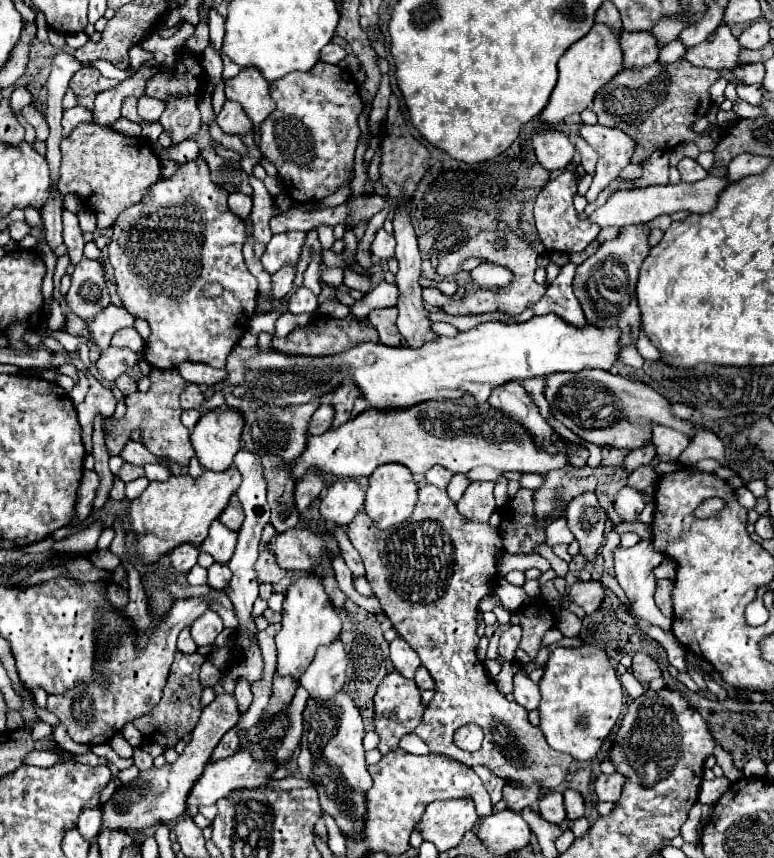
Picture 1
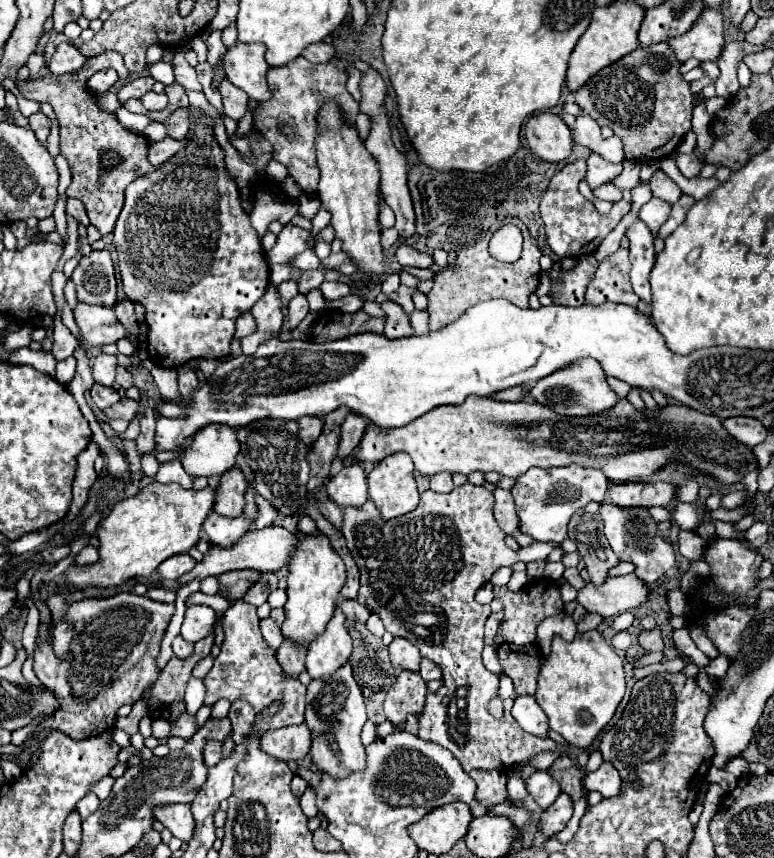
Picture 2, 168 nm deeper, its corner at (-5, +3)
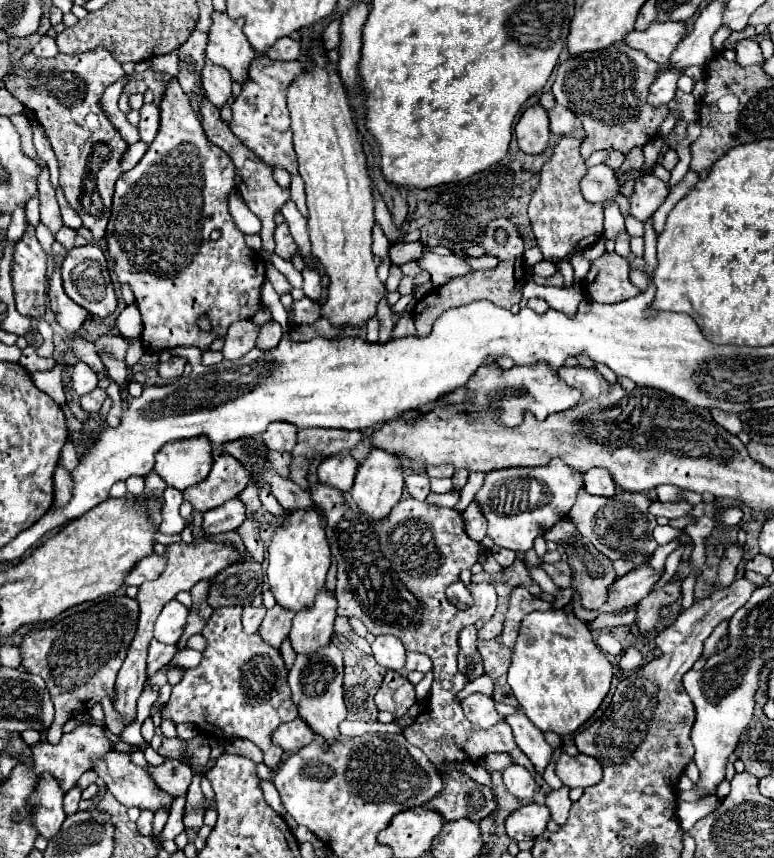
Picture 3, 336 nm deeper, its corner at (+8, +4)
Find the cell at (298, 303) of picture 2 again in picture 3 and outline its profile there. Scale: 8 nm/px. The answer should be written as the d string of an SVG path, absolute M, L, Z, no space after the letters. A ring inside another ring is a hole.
M269 320L269 322L265 322L265 324L261 326L261 330L259 330L257 348L263 348L263 350L273 348L275 344L279 344L281 336L283 336L283 328L281 328L281 324L275 322L275 320Z

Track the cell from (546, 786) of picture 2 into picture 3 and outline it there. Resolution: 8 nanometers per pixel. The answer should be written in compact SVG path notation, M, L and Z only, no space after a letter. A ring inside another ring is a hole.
M511 764L503 772L503 782L505 782L507 790L513 796L517 796L521 800L527 800L527 802L533 802L533 796L539 790L533 774L529 770L525 770L523 766L519 766L519 764Z

